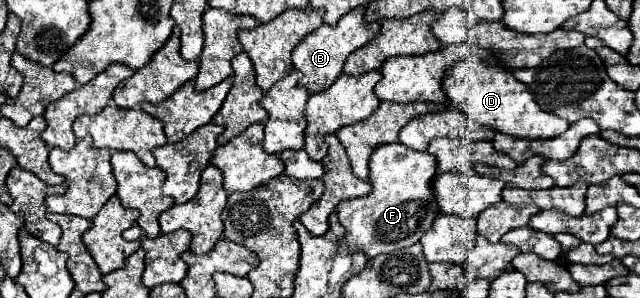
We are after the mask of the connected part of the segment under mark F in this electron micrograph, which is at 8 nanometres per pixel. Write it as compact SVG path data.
M389 143L389 145L379 145L371 159L369 159L369 183L371 183L371 193L361 197L361 199L347 199L337 205L337 215L341 225L345 227L345 239L349 241L351 253L361 251L367 257L375 257L379 253L393 253L397 249L411 247L417 243L433 225L435 217L439 215L437 201L431 191L433 177L437 175L437 161L433 155L427 151L413 151L401 143Z

